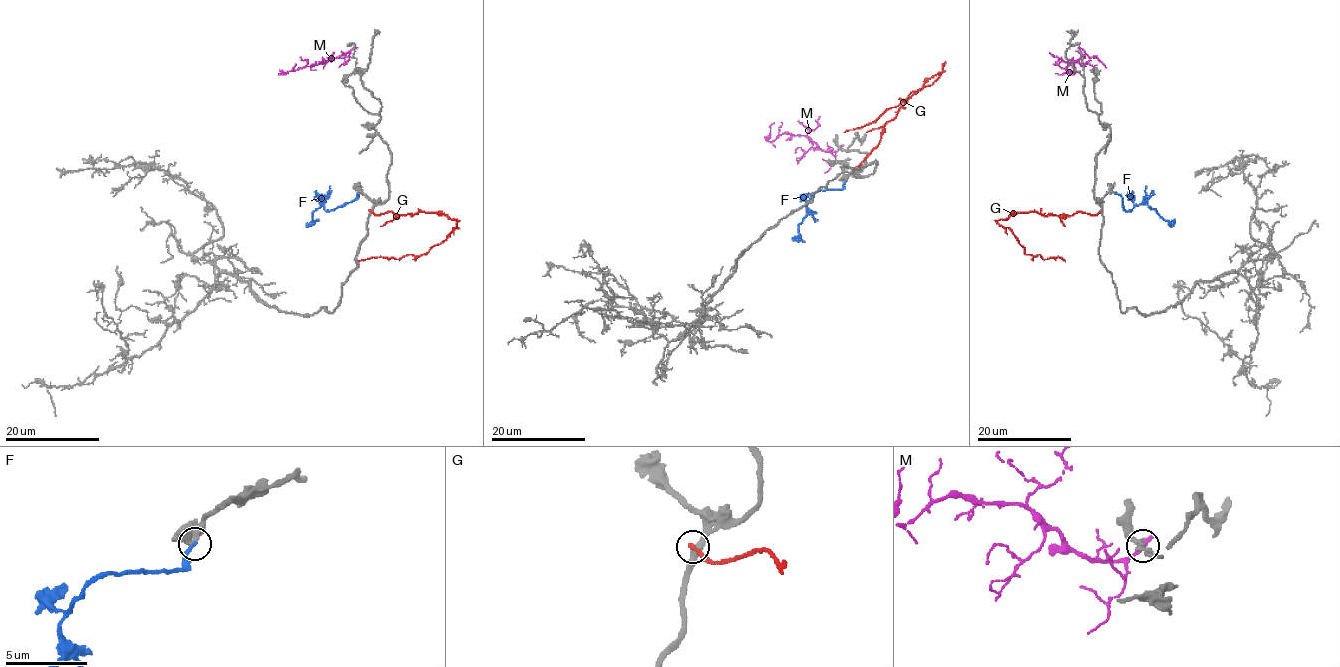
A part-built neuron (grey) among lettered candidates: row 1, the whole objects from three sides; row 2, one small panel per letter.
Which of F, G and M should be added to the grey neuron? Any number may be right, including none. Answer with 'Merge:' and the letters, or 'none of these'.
Merge: F

